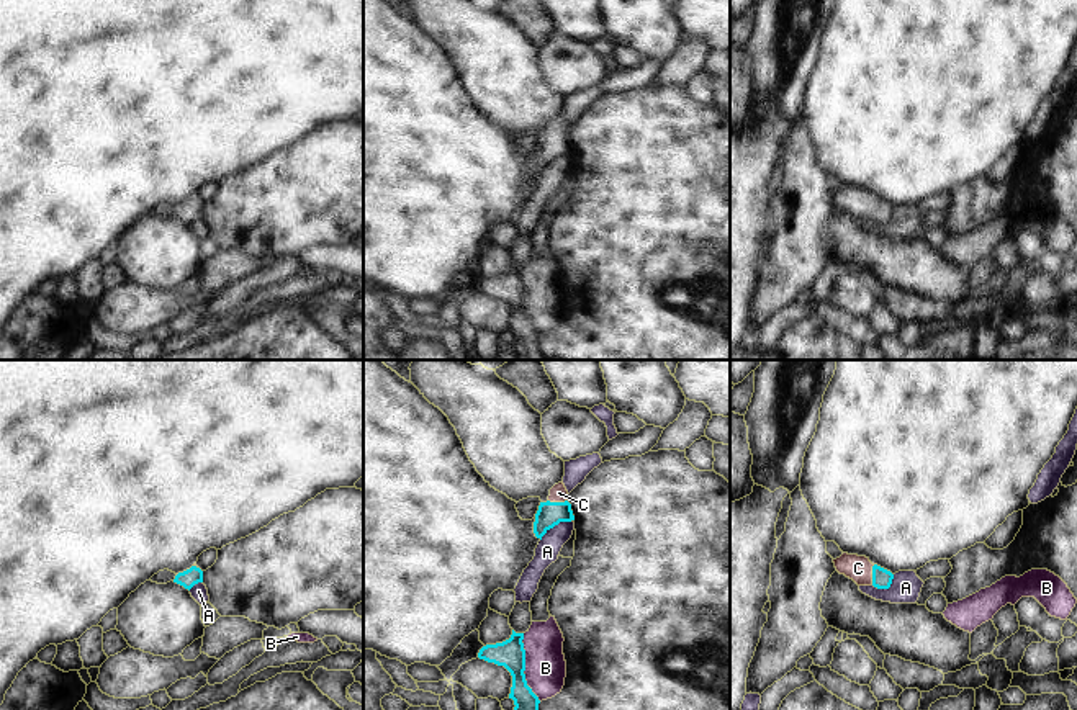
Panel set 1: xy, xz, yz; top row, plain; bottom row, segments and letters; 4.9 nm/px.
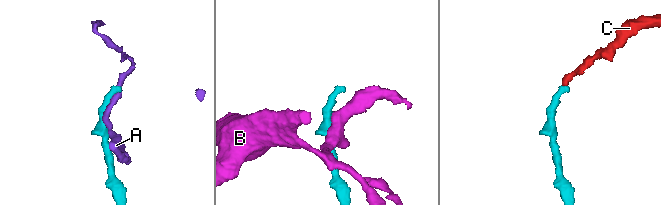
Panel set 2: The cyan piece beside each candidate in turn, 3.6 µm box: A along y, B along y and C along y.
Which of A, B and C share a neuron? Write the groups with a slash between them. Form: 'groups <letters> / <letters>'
groups A / B / C

